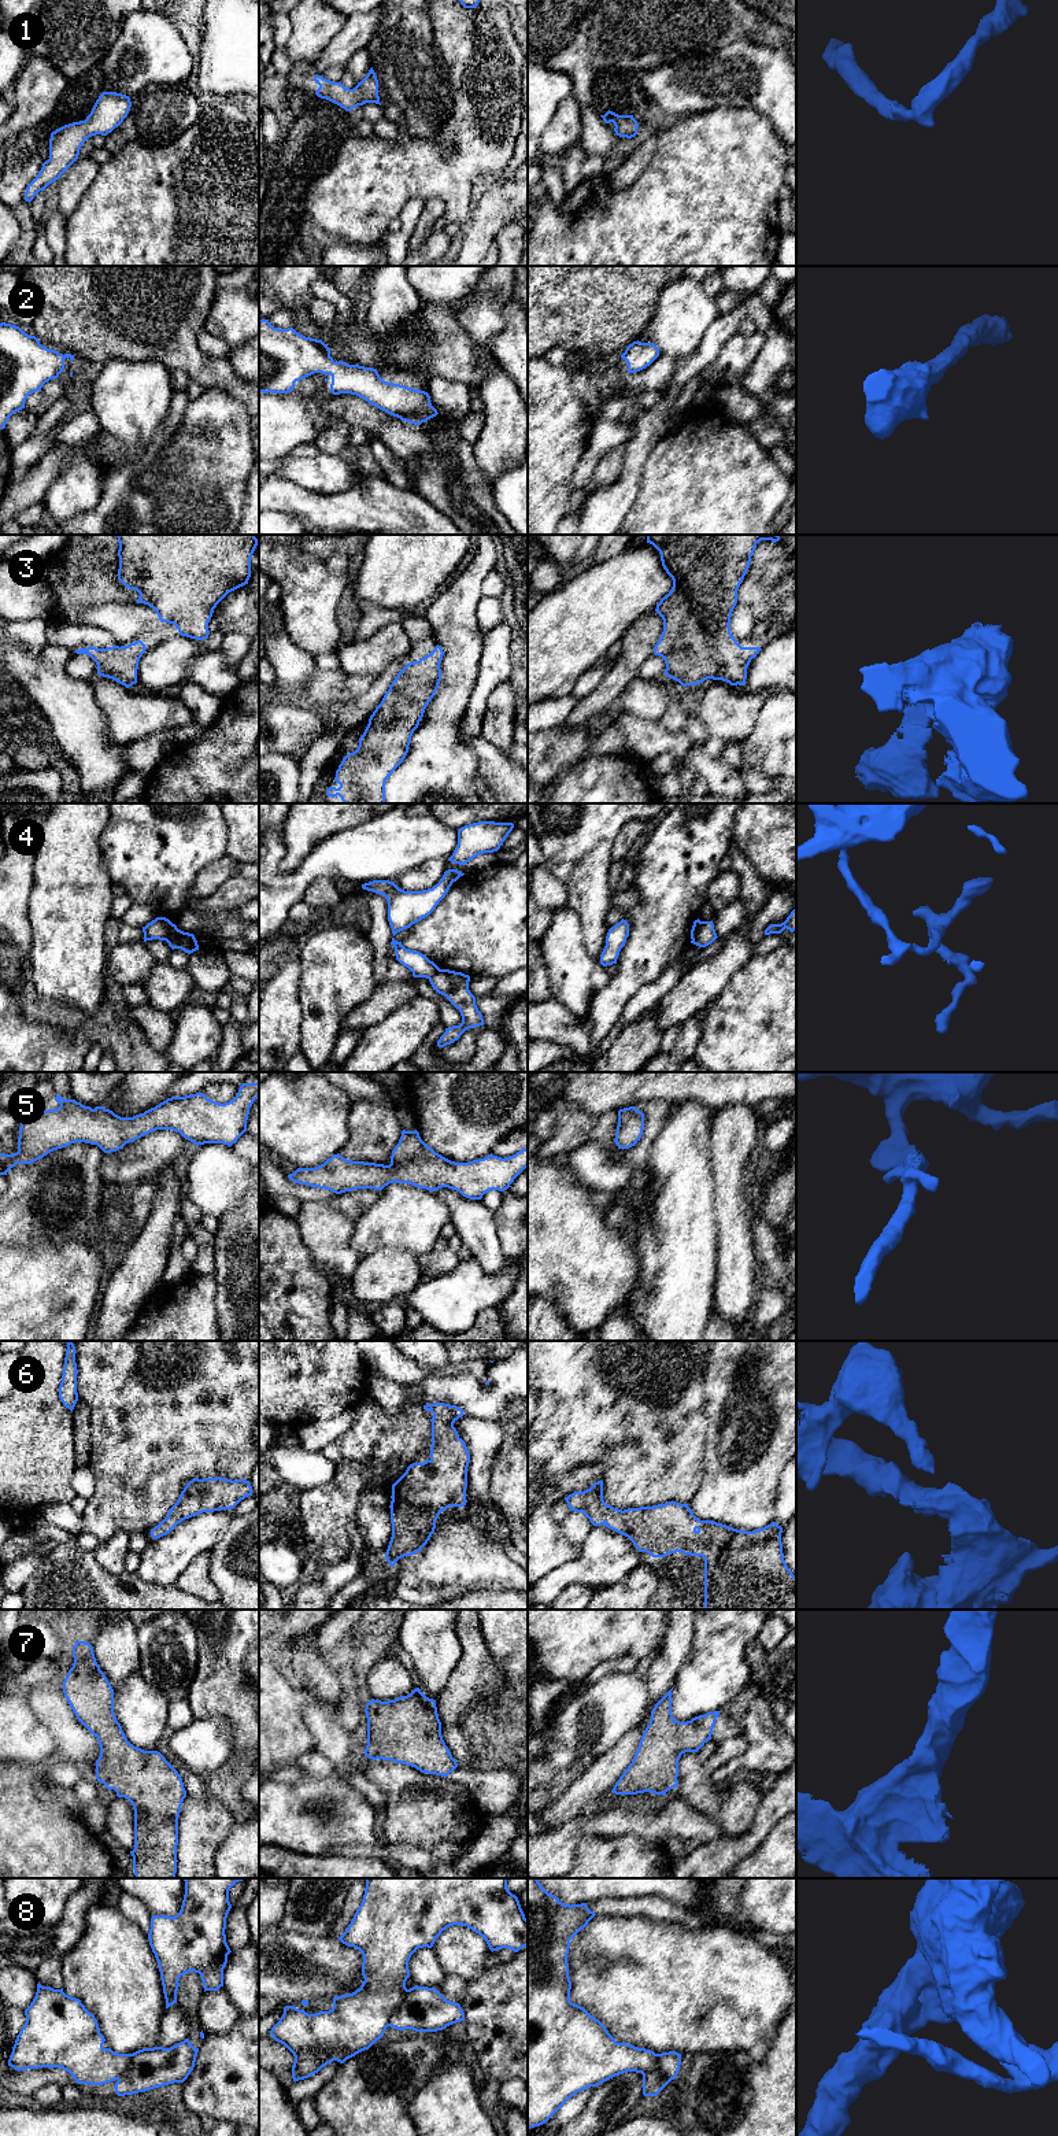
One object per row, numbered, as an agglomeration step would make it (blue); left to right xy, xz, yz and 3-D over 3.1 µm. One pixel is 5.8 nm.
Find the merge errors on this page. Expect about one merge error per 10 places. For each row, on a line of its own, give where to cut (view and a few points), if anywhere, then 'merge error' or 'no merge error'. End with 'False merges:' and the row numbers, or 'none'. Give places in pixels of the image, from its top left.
1: cut none; no merge error
2: cut none; no merge error
3: cut none; no merge error
4: cut xy (171, 923), (165, 939); merge error
5: cut none; no merge error
6: cut none; no merge error
7: cut none; no merge error
8: cut none; no merge error
False merges: 4

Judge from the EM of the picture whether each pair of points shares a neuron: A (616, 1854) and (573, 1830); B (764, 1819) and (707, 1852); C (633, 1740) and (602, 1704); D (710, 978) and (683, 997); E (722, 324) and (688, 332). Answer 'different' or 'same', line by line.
A: different
B: same
C: different
D: same
E: different

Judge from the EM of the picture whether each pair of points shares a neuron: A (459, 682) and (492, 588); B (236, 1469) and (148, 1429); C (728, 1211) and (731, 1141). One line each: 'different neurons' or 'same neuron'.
A: different neurons
B: different neurons
C: same neuron

